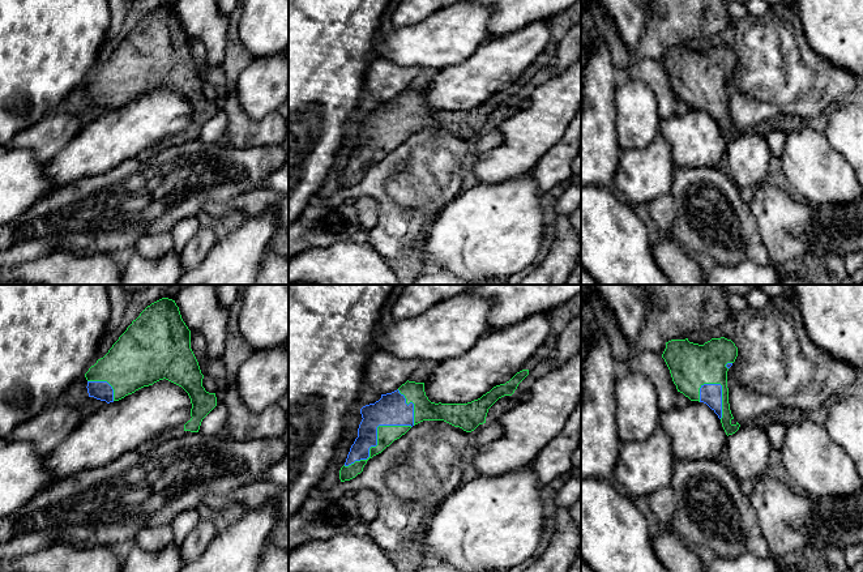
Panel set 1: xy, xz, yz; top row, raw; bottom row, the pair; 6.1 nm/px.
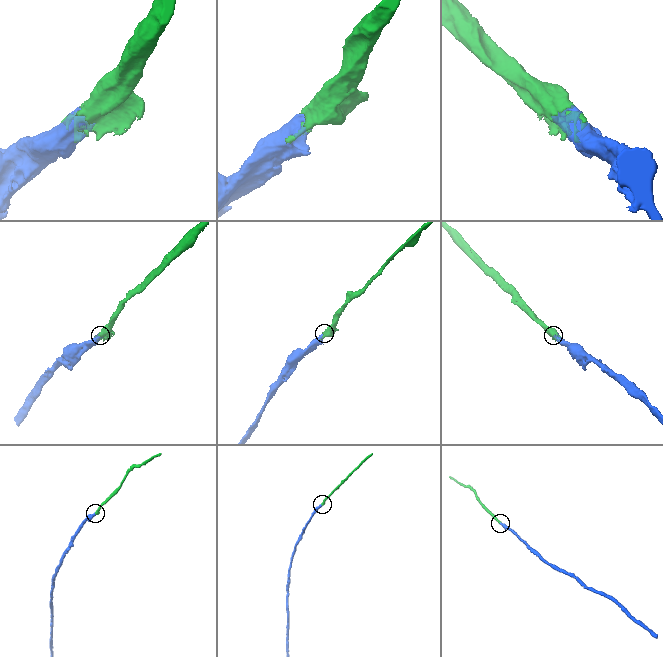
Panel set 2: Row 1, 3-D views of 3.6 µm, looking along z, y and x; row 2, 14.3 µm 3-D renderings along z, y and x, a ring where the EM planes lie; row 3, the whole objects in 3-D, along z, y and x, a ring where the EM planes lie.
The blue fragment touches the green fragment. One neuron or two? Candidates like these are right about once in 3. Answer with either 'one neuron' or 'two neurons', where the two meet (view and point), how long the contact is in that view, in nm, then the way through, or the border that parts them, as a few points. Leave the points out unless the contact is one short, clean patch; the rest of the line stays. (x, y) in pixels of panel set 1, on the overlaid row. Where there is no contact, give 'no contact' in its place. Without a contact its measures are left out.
one neuron; meets blue in xz at (387, 425); contact 600 nm long

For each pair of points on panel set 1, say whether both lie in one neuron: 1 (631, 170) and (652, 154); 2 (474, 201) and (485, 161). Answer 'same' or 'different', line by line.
1: same
2: different

